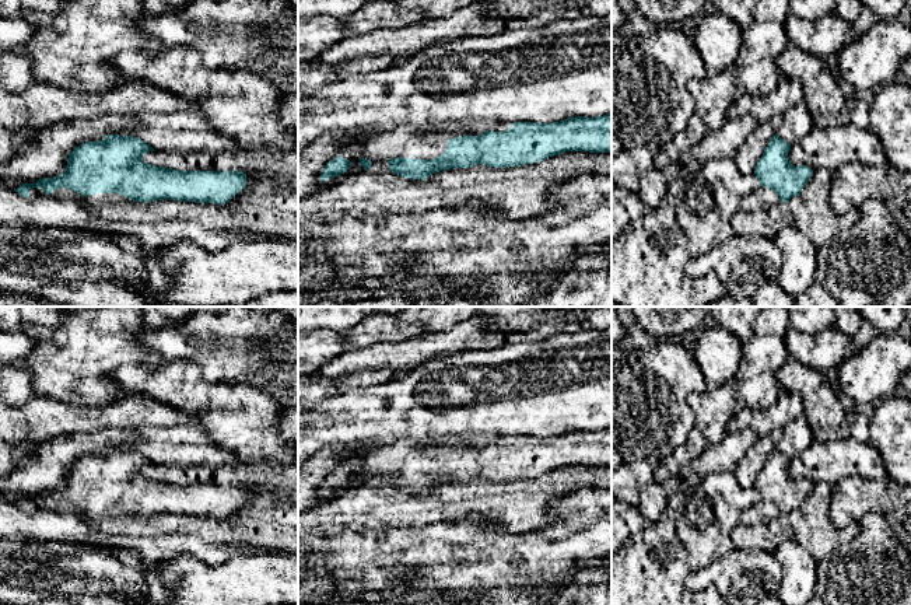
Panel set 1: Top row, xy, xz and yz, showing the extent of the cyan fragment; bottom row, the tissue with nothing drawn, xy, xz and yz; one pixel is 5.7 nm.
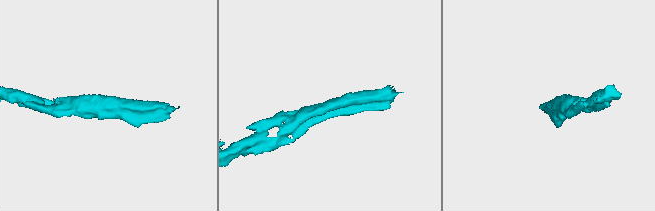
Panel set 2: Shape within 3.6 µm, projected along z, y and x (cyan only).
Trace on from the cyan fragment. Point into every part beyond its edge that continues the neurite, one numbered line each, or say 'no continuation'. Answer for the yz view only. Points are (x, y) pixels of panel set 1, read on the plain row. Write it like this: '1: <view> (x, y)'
1: yz (763, 511)

